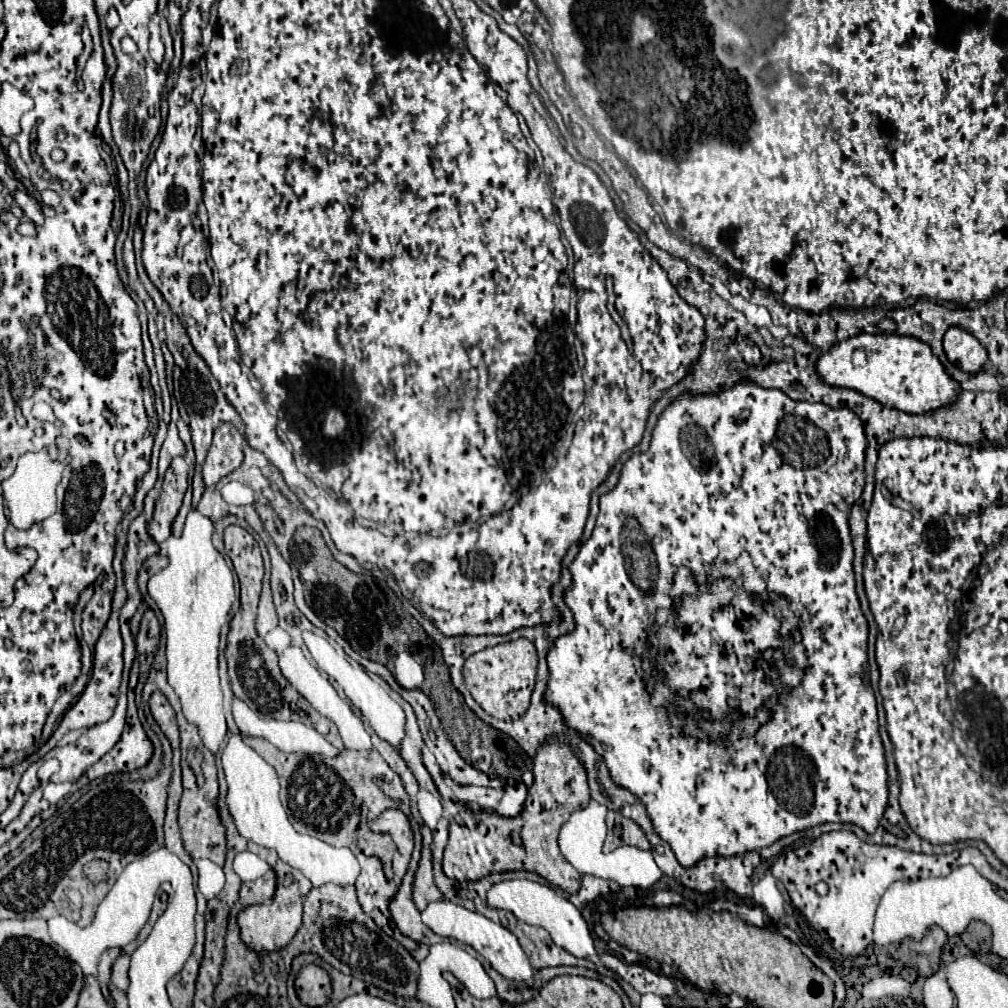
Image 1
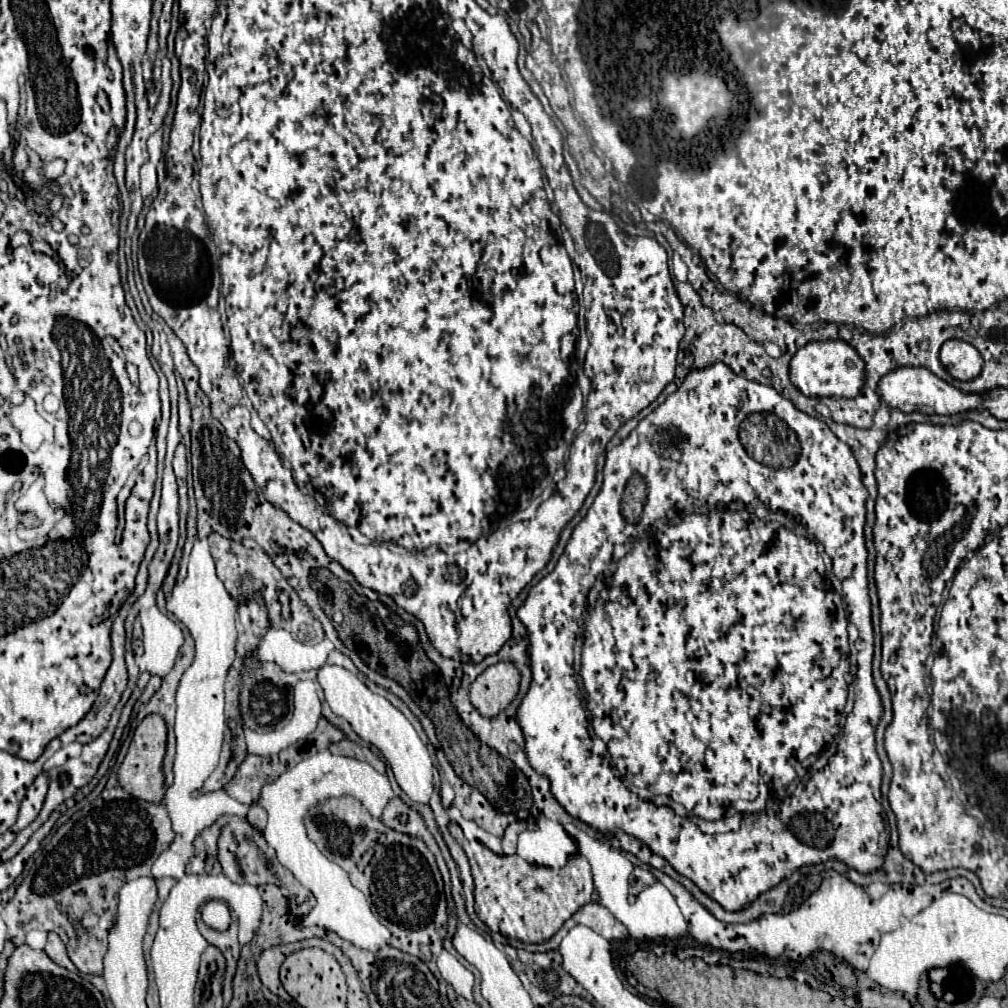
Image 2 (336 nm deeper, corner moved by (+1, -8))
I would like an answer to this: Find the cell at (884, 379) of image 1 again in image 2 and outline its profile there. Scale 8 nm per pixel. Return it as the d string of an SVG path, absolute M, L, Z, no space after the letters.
M811 341L793 355L791 381L807 397L857 397L865 381L865 361L845 341Z

